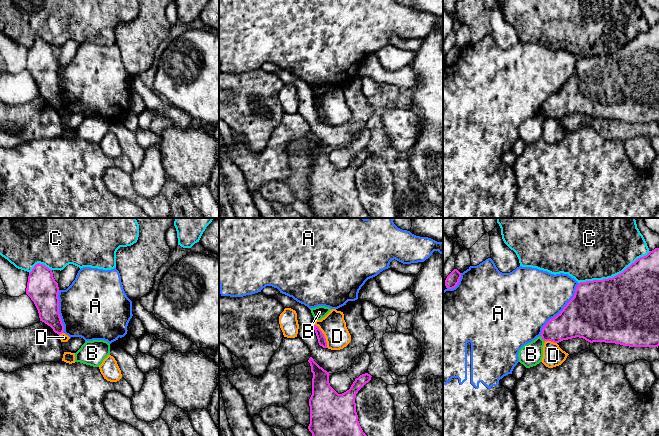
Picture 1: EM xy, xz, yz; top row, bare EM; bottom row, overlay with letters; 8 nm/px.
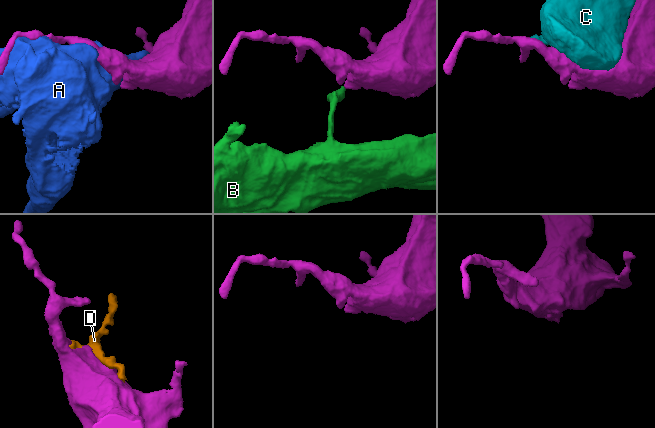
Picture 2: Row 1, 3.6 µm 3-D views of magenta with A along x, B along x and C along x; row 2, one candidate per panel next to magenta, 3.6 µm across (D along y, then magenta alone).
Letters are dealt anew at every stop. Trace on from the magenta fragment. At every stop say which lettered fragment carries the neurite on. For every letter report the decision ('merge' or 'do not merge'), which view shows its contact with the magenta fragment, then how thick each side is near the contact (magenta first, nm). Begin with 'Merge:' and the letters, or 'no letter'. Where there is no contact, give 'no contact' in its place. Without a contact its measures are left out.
Merge: no letter
A: do not merge | yz | 420/440 nm
B: do not merge | yz | 220/190 nm
C: do not merge | yz | 500/440 nm
D: do not merge | xz | 70/200 nm

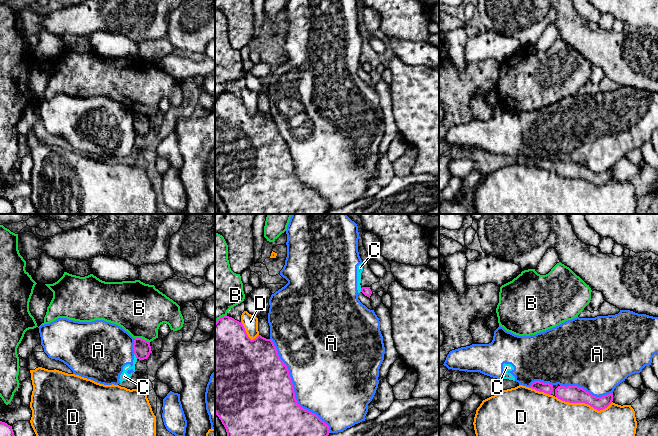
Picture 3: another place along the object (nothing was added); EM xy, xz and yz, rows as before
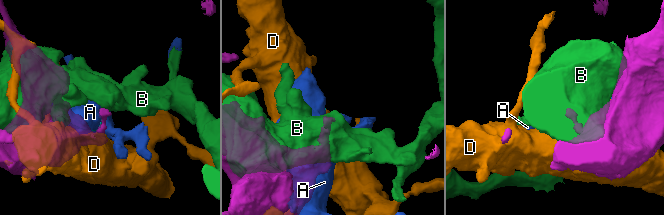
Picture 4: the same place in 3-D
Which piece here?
Merge: no letter
A: do not merge | xz | 500/500 nm
B: do not merge | xy | 140/420 nm
C: do not merge | xy | 140/70 nm
D: do not merge | yz | 140/480 nm

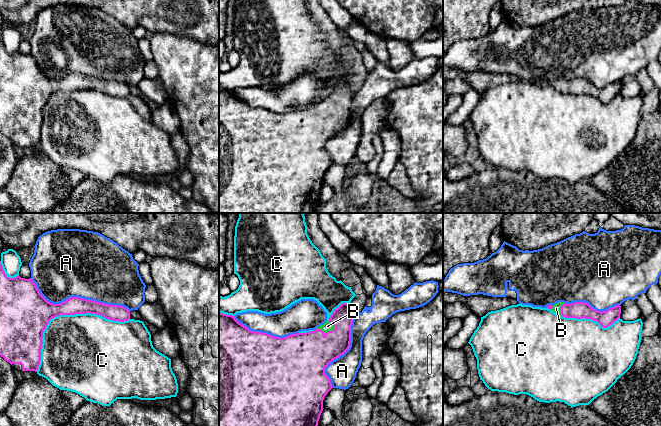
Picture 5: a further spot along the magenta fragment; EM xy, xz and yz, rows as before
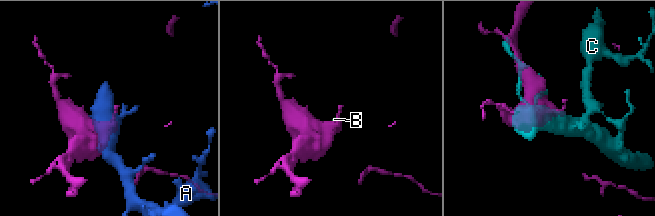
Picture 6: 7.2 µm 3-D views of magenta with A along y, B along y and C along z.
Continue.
Merge: B
A: do not merge | xy | 140/500 nm
B: merge | xz | 360/80 nm
C: do not merge | xy | 300/480 nm

